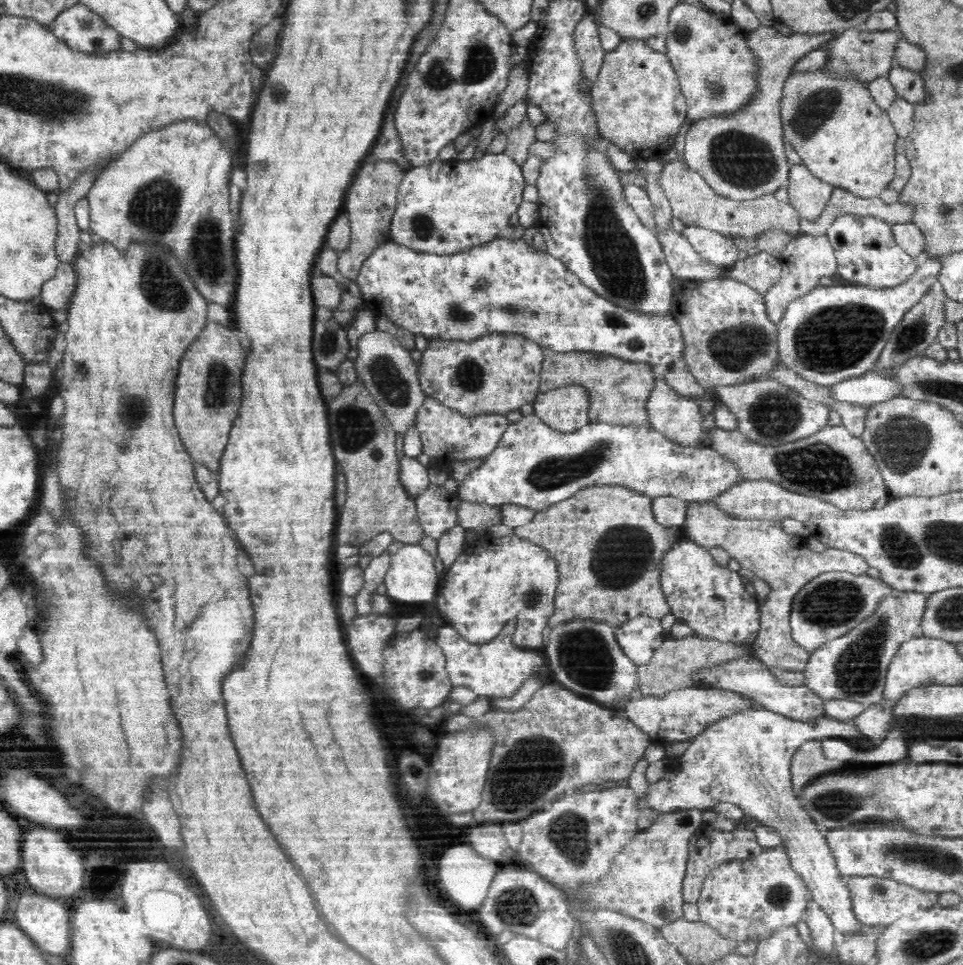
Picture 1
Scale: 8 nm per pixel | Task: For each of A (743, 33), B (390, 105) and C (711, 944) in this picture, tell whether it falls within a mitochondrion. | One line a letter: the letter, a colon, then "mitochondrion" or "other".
A: other
B: other
C: other

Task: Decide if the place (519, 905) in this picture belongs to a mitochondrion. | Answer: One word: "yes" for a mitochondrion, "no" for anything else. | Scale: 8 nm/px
yes

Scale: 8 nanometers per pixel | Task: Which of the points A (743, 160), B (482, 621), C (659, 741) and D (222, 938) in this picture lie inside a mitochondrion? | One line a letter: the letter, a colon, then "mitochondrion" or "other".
A: mitochondrion
B: other
C: other
D: other

